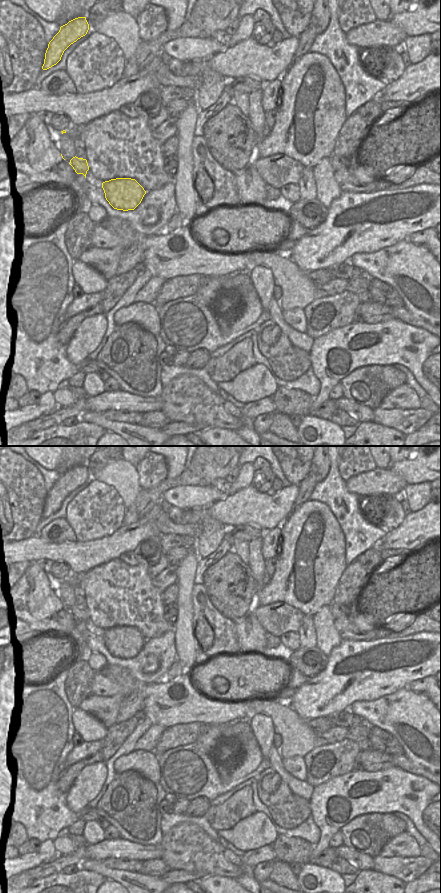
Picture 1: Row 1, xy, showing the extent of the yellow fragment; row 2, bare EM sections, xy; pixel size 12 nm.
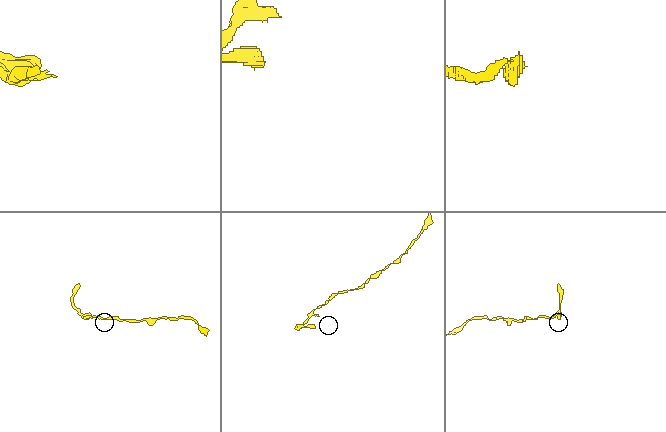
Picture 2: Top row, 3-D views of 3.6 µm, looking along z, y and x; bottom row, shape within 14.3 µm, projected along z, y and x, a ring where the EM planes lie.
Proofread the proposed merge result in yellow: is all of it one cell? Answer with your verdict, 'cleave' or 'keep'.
cleave

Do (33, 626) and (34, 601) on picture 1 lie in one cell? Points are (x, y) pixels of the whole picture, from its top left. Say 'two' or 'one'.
two

